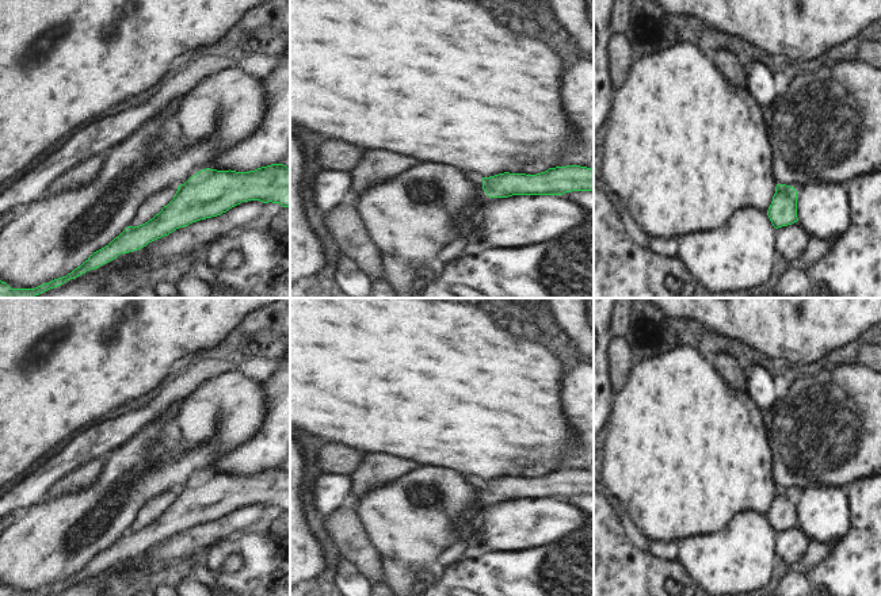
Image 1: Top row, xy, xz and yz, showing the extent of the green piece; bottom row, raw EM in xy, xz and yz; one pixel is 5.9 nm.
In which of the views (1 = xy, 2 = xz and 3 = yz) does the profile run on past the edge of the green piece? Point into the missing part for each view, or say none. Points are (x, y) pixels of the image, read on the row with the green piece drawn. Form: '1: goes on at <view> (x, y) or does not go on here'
1: does not go on here
2: does not go on here
3: does not go on here

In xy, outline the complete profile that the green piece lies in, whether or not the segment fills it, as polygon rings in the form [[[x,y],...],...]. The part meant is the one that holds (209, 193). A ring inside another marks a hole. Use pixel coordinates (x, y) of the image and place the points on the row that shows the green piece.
[[[271,164],[249,172],[202,169],[180,184],[173,199],[152,219],[140,226],[127,226],[108,245],[94,252],[66,276],[35,289],[11,289],[0,280],[0,298],[34,298],[89,270],[99,268],[121,253],[138,251],[179,228],[221,215],[248,200],[272,202],[290,207],[290,168],[283,164]]]

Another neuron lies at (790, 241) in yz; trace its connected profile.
[[[802,222],[775,229],[775,248],[778,256],[786,260],[794,260],[804,255],[808,248],[809,234]]]

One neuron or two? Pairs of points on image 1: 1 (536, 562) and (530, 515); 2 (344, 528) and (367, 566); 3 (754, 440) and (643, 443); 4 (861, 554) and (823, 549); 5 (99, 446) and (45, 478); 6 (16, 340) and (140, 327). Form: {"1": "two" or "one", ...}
{"1": "two", "2": "one", "3": "one", "4": "two", "5": "one", "6": "one"}

